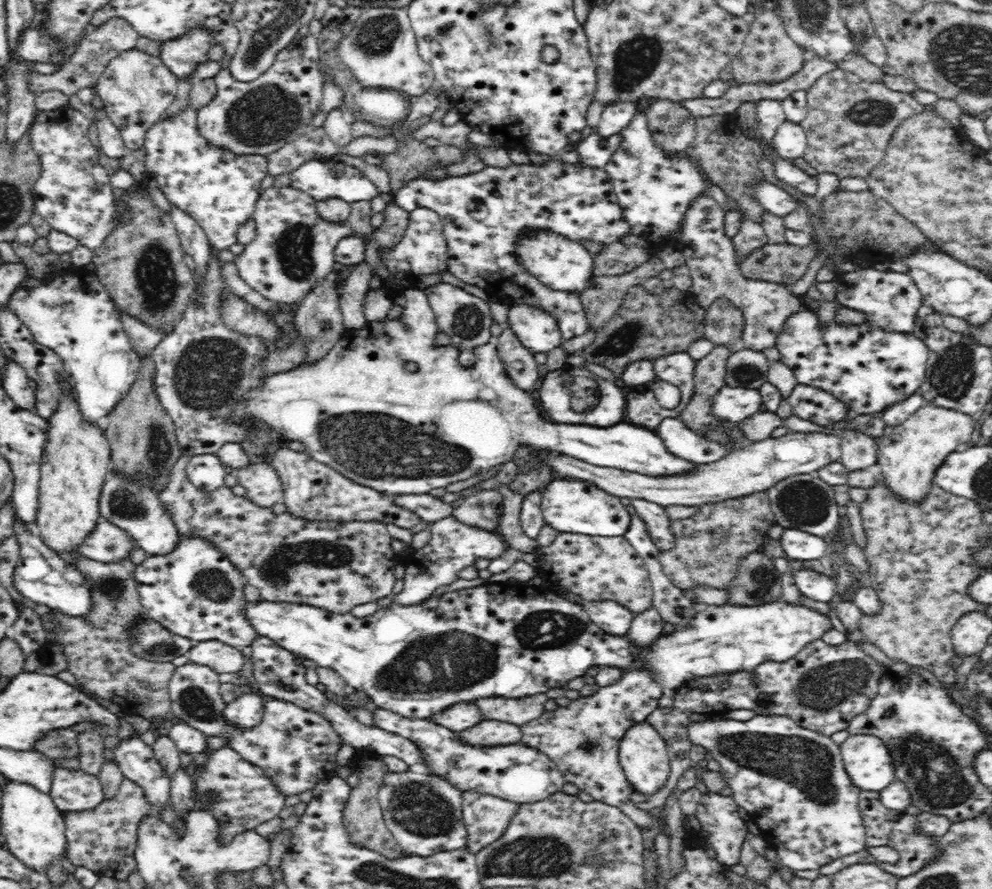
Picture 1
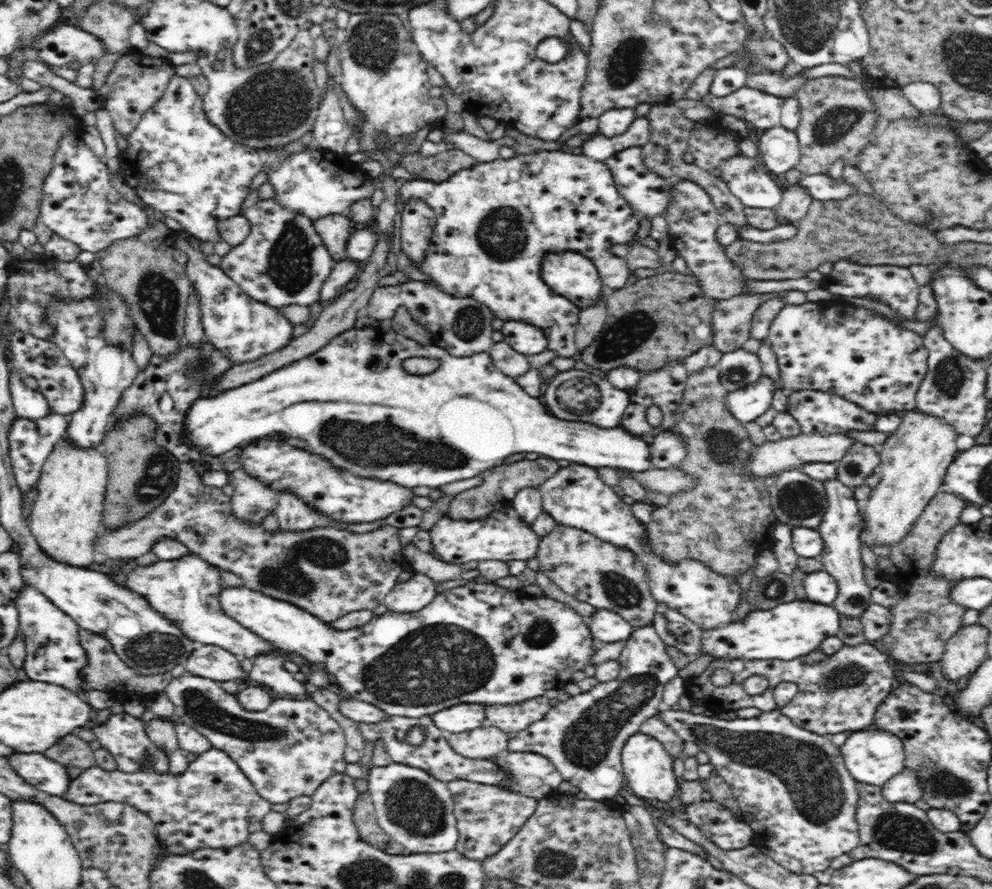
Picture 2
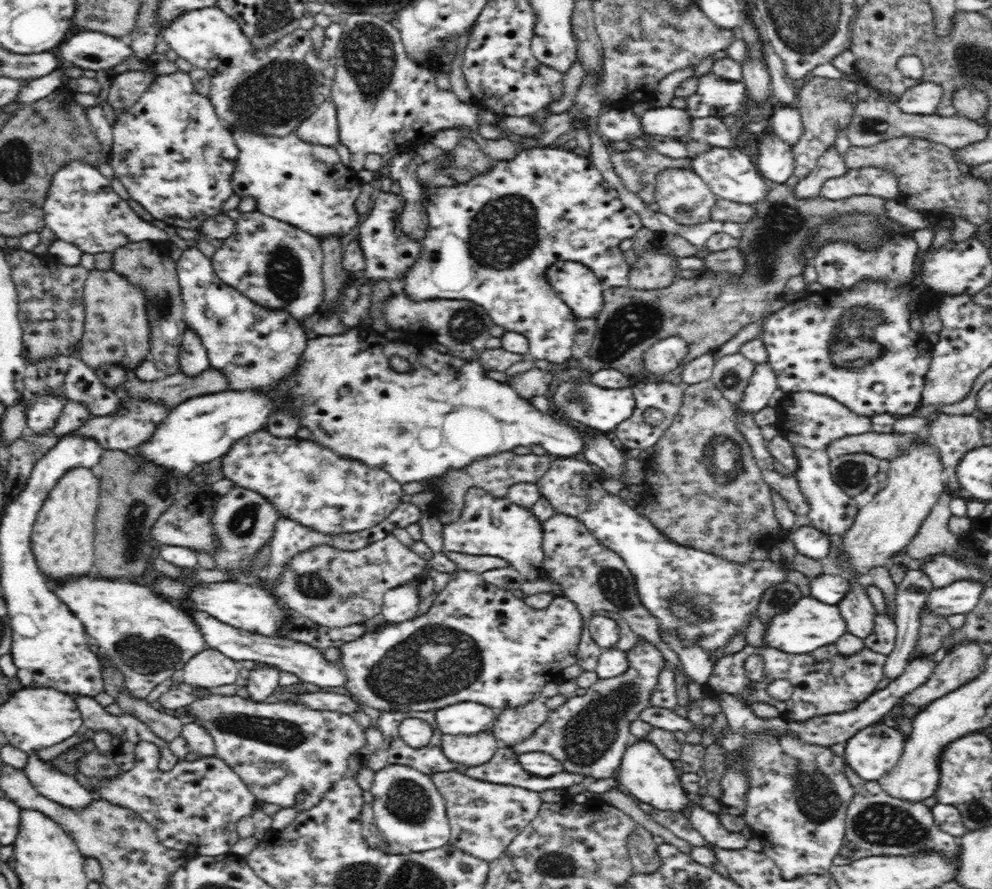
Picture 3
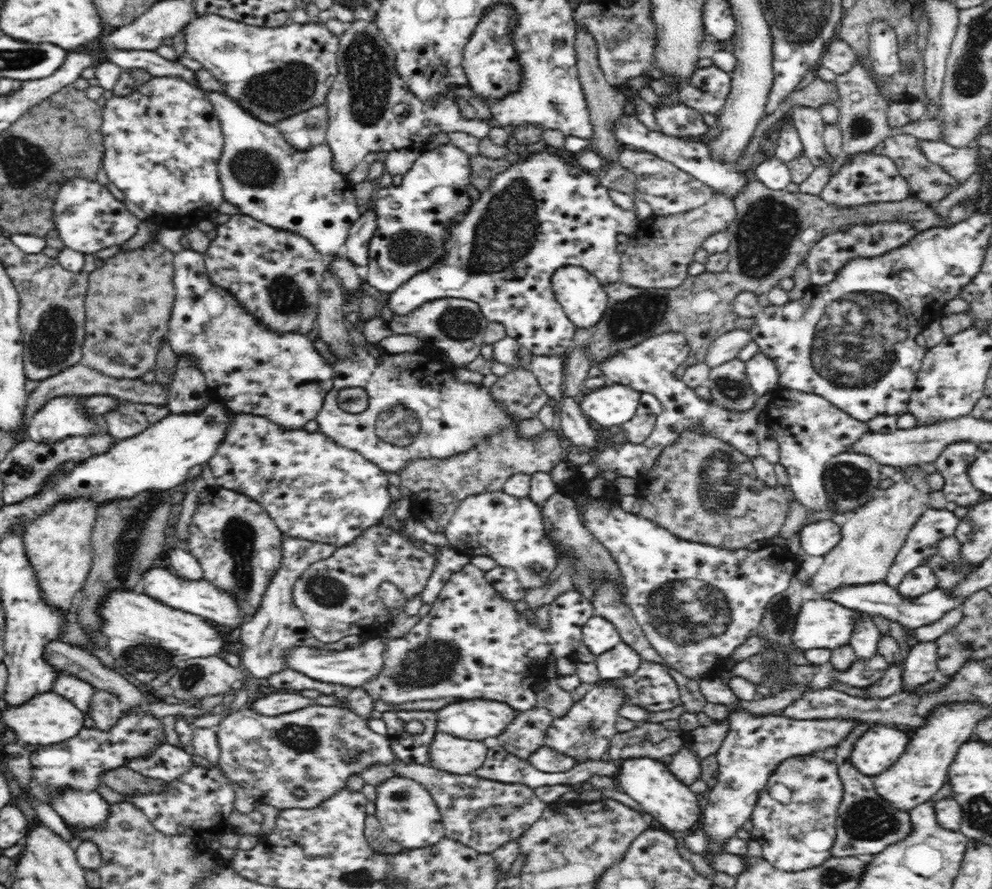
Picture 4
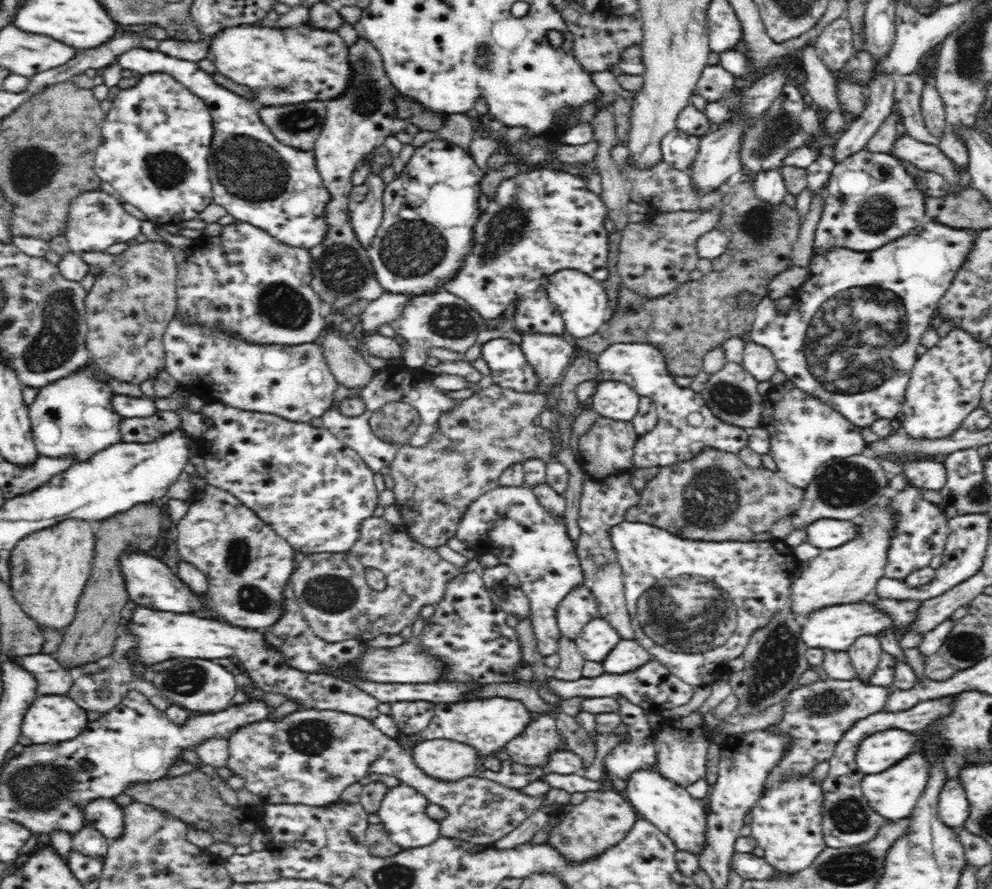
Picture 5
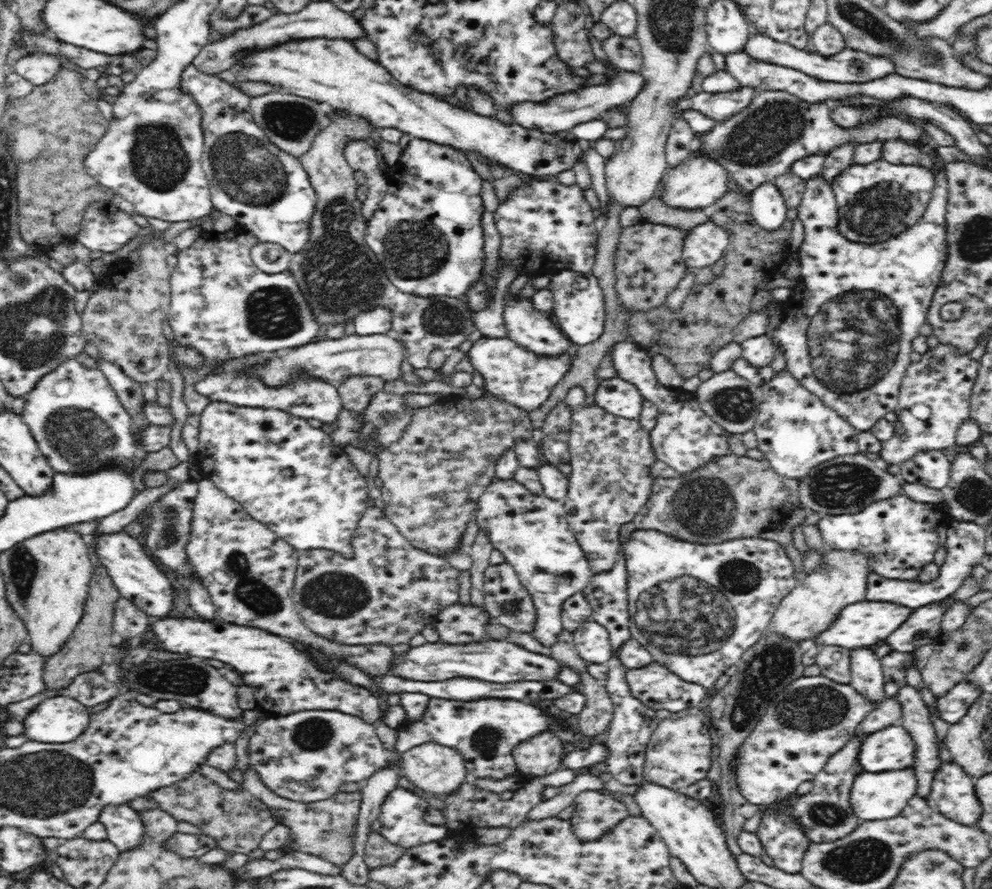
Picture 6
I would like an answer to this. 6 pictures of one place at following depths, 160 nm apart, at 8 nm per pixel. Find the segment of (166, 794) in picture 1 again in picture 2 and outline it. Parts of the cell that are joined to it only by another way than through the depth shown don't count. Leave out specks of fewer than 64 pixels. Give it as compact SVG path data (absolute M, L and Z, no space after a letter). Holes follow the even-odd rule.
M126 712L111 714L106 722L94 725L91 731L101 742L101 746L112 753L117 769L121 772L134 774L140 768L151 768L157 774L169 773L169 756L162 749L156 747L156 743L148 736L145 731L145 724L139 717Z

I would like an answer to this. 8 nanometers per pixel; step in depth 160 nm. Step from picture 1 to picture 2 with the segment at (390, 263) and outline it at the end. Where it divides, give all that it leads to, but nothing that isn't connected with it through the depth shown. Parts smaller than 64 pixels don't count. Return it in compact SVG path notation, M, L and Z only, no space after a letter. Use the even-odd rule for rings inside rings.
M420 199L404 203L400 215L401 249L417 268L424 260L425 252L431 245L432 231L436 224L435 212Z

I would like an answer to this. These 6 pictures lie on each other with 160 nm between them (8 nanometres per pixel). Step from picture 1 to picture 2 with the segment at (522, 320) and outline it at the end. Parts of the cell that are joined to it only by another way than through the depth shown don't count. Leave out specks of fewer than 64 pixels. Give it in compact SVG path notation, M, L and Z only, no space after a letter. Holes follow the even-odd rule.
M506 321L501 332L514 351L528 357L548 350L546 335L532 324Z

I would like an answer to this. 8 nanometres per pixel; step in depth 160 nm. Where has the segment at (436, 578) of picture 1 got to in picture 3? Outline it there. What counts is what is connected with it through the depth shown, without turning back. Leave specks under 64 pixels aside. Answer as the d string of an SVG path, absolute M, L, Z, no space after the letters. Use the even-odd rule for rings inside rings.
M469 488L458 520L443 526L442 538L444 548L448 551L503 558L510 562L523 580L537 580L545 575L540 521L531 509L512 503L507 496L496 497L484 489ZM404 584L387 590L383 594L382 616L388 624L398 624L417 616L422 597L418 584Z

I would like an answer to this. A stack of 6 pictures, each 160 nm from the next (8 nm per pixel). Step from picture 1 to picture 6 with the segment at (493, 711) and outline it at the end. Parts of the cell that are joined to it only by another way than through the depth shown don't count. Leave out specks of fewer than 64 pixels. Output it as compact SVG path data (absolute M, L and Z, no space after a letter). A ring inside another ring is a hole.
M548 731L516 744L512 756L519 773L544 777L562 768L562 758L567 749L558 736Z

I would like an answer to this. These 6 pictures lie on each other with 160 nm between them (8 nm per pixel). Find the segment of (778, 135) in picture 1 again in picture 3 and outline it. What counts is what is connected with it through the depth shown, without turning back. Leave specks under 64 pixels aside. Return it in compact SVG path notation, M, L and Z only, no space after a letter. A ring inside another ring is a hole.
M776 134L758 140L757 169L770 184L784 184L792 176L795 160L791 148Z

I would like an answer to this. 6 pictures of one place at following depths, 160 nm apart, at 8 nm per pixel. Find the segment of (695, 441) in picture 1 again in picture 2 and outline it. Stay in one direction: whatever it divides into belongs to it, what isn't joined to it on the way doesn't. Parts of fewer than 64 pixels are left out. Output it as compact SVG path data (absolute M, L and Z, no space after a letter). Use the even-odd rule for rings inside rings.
M673 430L650 439L649 447L654 469L676 468L687 455L687 444Z

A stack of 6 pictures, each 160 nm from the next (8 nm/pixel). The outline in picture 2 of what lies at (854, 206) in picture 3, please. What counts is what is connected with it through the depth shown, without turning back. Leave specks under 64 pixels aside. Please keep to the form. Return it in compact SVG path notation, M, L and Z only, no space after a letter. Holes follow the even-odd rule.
M667 270L657 275L642 278L622 289L615 289L608 296L608 320L601 333L584 351L581 360L591 369L610 371L614 368L634 368L642 374L652 373L665 368L673 361L681 361L695 354L699 349L713 344L711 329L712 312L717 301L703 296L703 289L692 274L680 274Z

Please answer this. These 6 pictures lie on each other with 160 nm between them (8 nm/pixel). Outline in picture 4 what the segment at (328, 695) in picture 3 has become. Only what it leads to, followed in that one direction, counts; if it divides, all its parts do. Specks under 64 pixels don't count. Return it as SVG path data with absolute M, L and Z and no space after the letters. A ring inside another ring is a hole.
M296 691L276 692L256 698L250 707L254 712L264 716L278 716L314 705L314 701L315 699L304 697Z

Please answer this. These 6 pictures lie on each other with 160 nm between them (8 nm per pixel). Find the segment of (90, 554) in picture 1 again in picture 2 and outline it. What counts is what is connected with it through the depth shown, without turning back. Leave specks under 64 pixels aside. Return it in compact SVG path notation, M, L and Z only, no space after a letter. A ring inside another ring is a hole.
M180 464L172 492L144 518L120 528L102 526L94 550L102 552L108 558L135 559L150 552L160 538L173 538L181 542L190 553L197 554L202 560L210 562L220 570L228 570L240 576L248 588L295 604L328 623L333 623L350 612L373 611L380 606L407 566L400 544L400 533L396 527L382 526L378 530L362 534L346 529L338 530L334 526L322 526L302 532L282 532L278 528L275 533L268 533L261 524L248 524L238 520L232 514L231 496L224 494L221 488L203 485L200 475L189 464Z

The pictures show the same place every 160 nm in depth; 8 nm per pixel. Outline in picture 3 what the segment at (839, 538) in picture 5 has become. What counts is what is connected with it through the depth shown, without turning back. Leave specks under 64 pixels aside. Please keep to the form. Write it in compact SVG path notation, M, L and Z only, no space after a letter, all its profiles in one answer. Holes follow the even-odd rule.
M802 524L794 528L787 536L795 544L797 552L804 556L809 556L816 560L825 560L830 557L832 538L810 524Z

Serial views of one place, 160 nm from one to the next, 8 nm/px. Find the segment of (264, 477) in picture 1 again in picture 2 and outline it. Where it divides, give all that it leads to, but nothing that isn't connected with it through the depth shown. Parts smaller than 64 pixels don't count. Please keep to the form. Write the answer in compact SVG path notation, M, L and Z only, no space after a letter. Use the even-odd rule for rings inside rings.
M241 468L229 475L229 484L234 486L231 496L232 514L242 522L261 524L266 516L275 511L279 493L268 485L252 478Z

